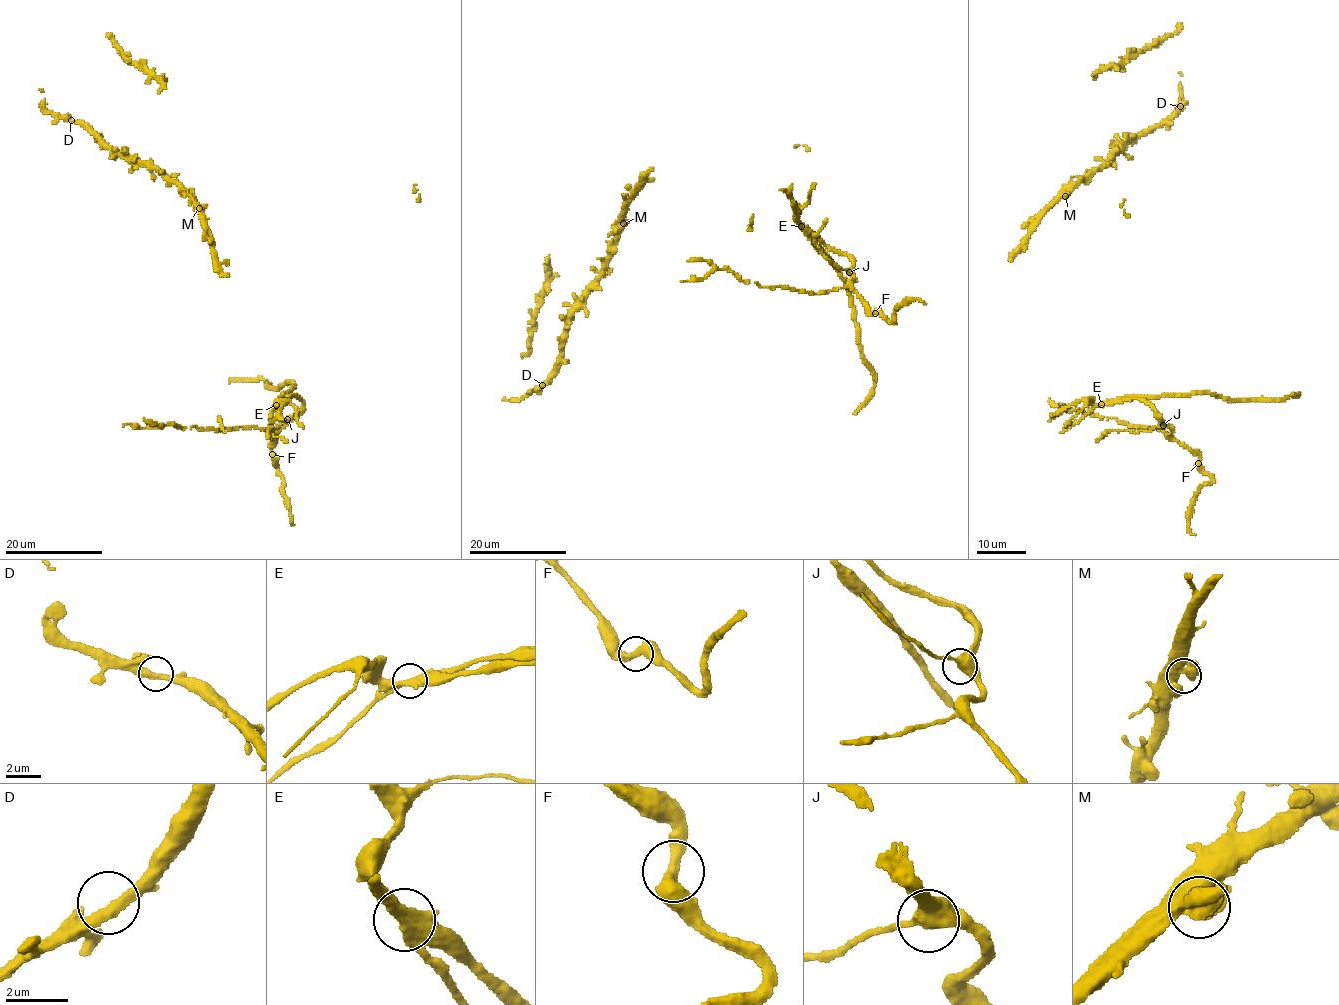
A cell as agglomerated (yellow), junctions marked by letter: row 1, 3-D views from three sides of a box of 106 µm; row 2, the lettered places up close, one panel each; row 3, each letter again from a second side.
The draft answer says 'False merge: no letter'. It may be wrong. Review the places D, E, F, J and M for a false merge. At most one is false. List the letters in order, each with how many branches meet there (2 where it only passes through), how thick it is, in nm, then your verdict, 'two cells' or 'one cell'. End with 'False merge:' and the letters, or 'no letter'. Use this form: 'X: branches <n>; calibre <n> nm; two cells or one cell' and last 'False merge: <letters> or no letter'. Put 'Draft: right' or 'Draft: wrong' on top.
Draft: wrong
D: branches 2; calibre 360 nm; one cell
E: branches 2; calibre 400 nm; two cells
F: branches 2; calibre 440 nm; one cell
J: branches 2; calibre 440 nm; one cell
M: branches 2; calibre 550 nm; one cell
False merge: E

